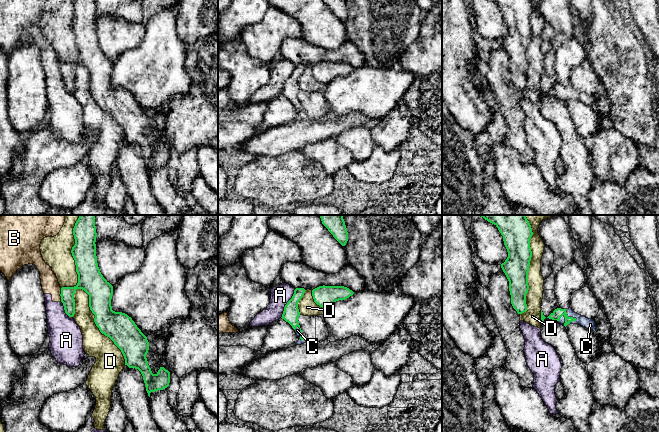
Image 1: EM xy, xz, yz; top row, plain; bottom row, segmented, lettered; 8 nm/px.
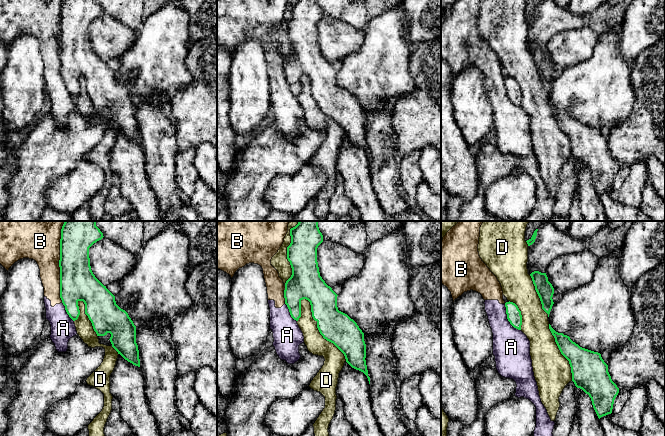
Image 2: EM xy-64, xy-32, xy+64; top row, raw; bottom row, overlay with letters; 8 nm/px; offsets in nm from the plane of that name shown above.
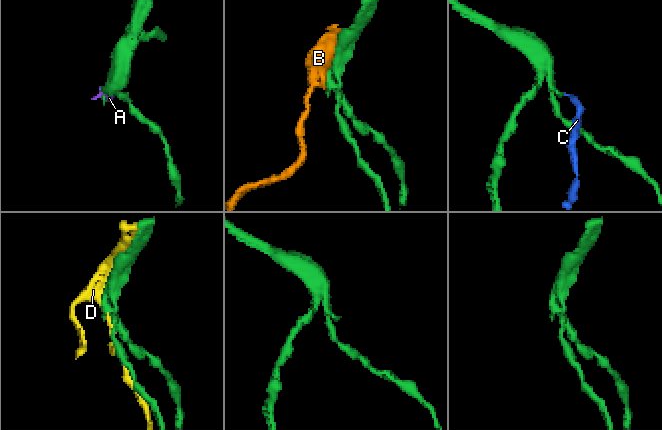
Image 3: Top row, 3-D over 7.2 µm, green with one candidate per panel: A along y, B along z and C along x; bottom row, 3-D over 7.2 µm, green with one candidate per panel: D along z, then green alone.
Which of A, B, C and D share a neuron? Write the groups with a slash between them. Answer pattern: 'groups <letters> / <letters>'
groups A B / C / D

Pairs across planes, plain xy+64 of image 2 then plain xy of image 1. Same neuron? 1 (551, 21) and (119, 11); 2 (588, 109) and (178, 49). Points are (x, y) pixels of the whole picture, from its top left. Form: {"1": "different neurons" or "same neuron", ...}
{"1": "same neuron", "2": "same neuron"}

